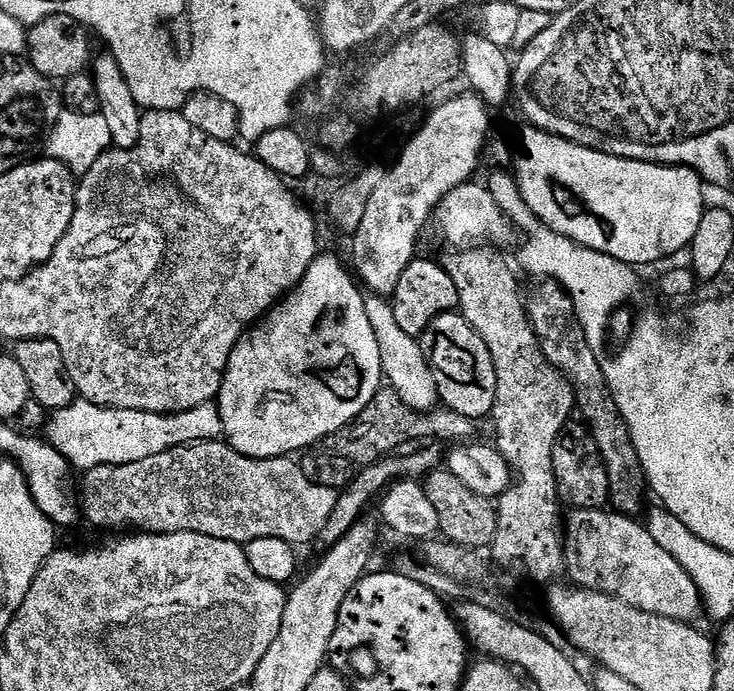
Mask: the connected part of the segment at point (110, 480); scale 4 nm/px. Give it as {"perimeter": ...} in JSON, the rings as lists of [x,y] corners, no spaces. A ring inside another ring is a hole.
{"perimeter":[[[205,440],[199,444],[180,444],[176,448],[166,450],[162,454],[154,454],[150,458],[142,458],[142,462],[130,462],[129,464],[107,464],[97,468],[89,468],[83,473],[80,480],[80,504],[78,512],[84,516],[96,528],[132,528],[128,530],[139,530],[144,534],[155,534],[158,532],[193,532],[202,534],[210,538],[225,540],[233,546],[243,546],[257,540],[258,538],[278,538],[282,542],[299,546],[308,544],[323,528],[329,527],[330,521],[336,511],[336,500],[338,497],[337,489],[318,486],[310,482],[299,471],[288,472],[289,461],[284,458],[275,460],[255,460],[249,456],[238,454],[234,449],[228,447],[227,443],[217,442],[216,440]]]}

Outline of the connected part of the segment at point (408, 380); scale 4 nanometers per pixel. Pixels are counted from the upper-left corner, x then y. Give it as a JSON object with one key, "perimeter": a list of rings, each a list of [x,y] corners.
{"perimeter":[[[372,294],[363,301],[364,310],[368,315],[368,322],[376,335],[376,345],[380,351],[380,370],[385,381],[390,383],[391,391],[400,396],[400,400],[417,412],[427,412],[430,408],[428,404],[429,396],[435,393],[436,387],[432,377],[426,374],[426,361],[421,345],[417,337],[408,336],[392,321],[393,310],[391,303],[387,299],[379,298]]]}

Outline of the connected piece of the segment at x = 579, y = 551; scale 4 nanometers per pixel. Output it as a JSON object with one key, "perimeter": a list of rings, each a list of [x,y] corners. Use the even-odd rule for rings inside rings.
{"perimeter":[[[576,510],[571,513],[572,517],[568,520],[568,528],[566,524],[566,535],[563,537],[564,542],[564,563],[566,565],[566,576],[569,576],[573,585],[587,588],[590,592],[601,592],[607,596],[615,596],[617,600],[623,602],[626,606],[632,606],[634,610],[642,610],[646,614],[656,614],[662,618],[670,618],[671,620],[679,620],[681,622],[692,622],[696,615],[701,615],[702,601],[699,592],[693,585],[692,580],[678,564],[674,562],[672,556],[666,554],[666,550],[662,550],[654,538],[650,538],[647,527],[643,523],[635,524],[633,517],[628,514],[617,514],[612,510]]]}

